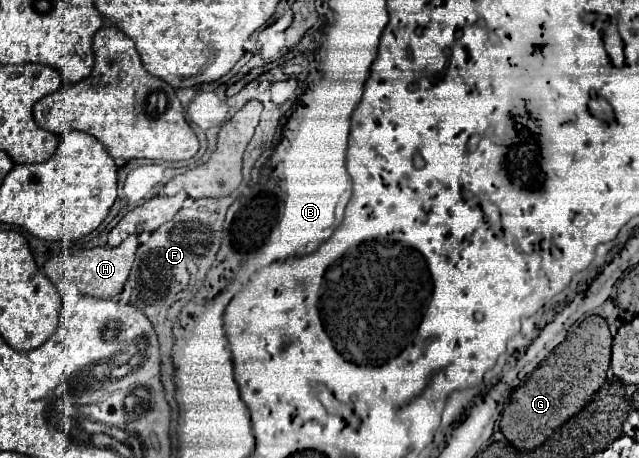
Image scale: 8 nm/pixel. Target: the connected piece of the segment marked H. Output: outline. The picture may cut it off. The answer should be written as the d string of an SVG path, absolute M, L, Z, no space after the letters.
M129 235L121 245L117 247L95 247L77 251L72 255L61 254L52 257L44 265L44 272L57 287L58 293L65 301L65 291L77 288L83 295L95 295L95 297L115 297L123 291L123 285L127 281L129 269L133 265L133 257L137 251L137 235Z

